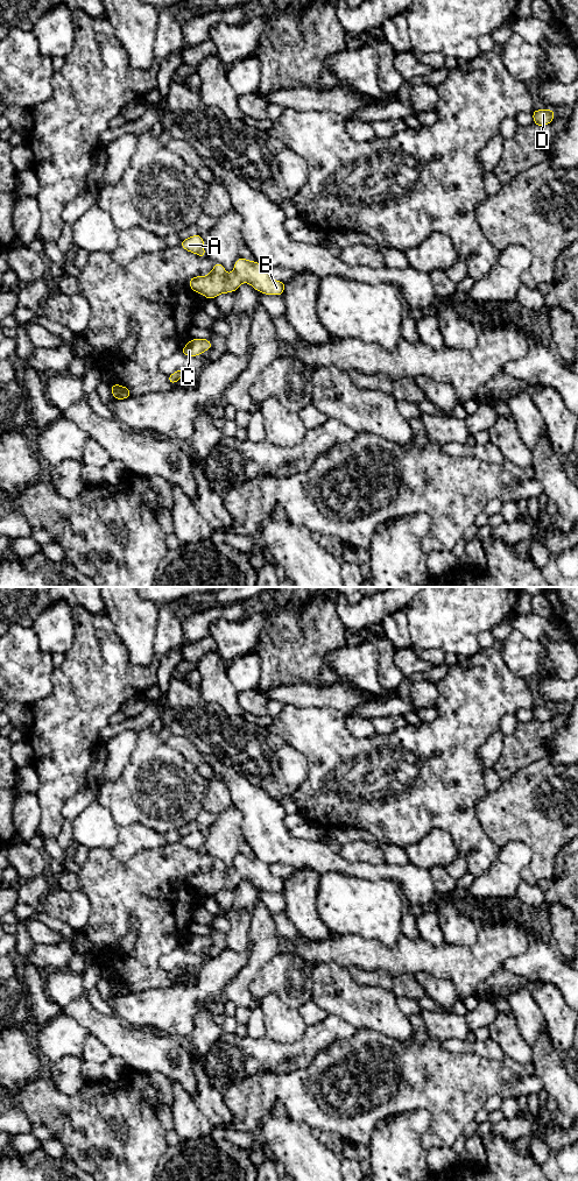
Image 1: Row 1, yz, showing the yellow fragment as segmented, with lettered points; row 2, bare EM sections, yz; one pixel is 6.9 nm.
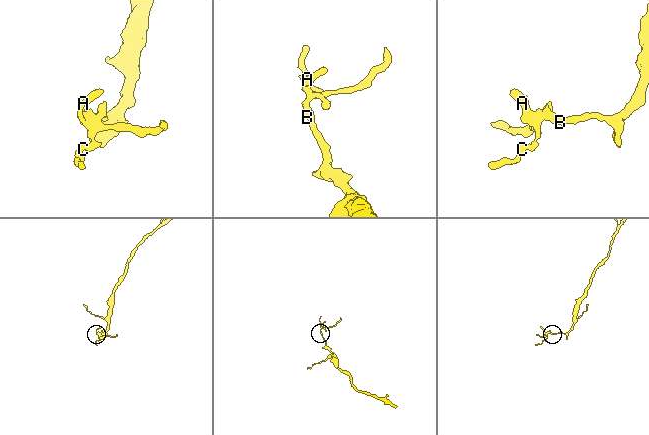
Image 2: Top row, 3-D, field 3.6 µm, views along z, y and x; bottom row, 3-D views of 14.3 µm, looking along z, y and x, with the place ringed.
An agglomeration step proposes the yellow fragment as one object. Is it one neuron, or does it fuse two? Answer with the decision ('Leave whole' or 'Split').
Leave whole

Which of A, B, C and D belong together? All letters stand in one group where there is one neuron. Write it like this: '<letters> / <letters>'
A B C D

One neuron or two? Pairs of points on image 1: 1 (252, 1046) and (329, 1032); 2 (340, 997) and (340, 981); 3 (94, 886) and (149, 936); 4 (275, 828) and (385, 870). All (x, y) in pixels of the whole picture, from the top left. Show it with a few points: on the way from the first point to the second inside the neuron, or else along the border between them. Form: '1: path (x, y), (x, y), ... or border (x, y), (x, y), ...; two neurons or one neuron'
1: path (270, 1052), (300, 1052), (310, 1045); one neuron
2: path (340, 994), (340, 984); one neuron
3: path (111, 886), (146, 920); one neuron
4: path (302, 853), (315, 854), (323, 861), (358, 869); one neuron

